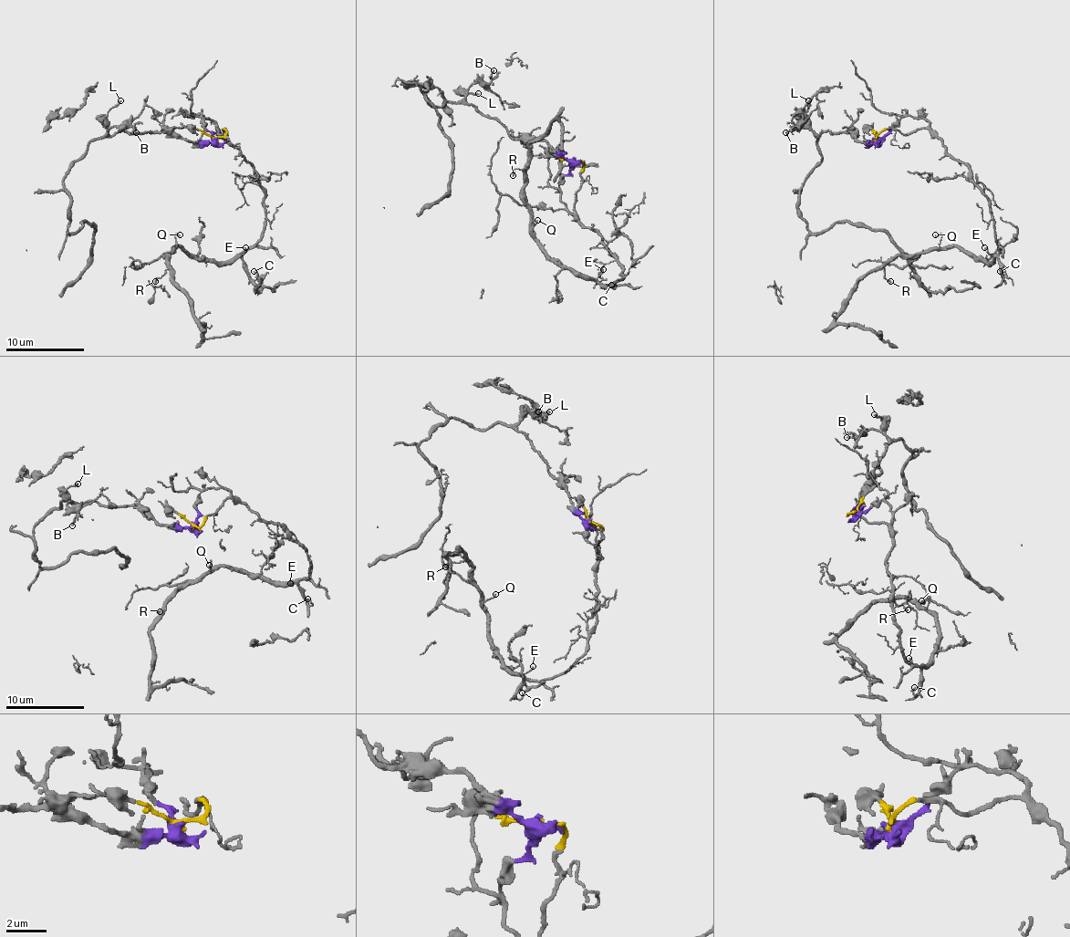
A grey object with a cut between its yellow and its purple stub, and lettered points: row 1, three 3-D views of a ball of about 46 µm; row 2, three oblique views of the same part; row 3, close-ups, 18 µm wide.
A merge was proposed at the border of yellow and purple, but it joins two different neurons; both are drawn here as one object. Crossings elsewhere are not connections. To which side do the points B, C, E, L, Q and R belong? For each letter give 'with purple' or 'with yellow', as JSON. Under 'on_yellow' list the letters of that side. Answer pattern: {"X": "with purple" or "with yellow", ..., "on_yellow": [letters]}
{"B": "with purple", "C": "with yellow", "E": "with yellow", "L": "with purple", "Q": "with yellow", "R": "with yellow", "on_yellow": ["C", "E", "Q", "R"]}

